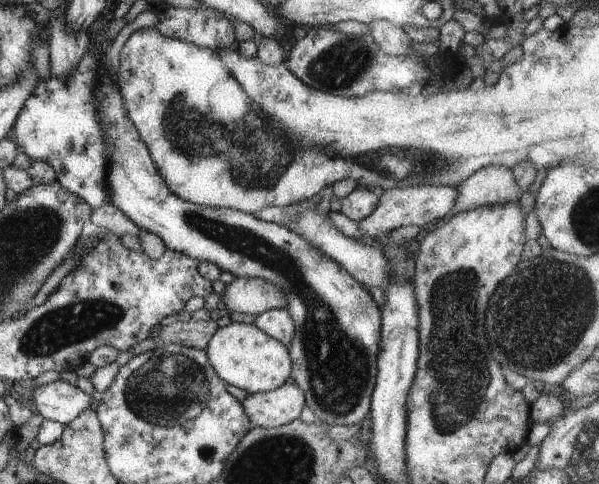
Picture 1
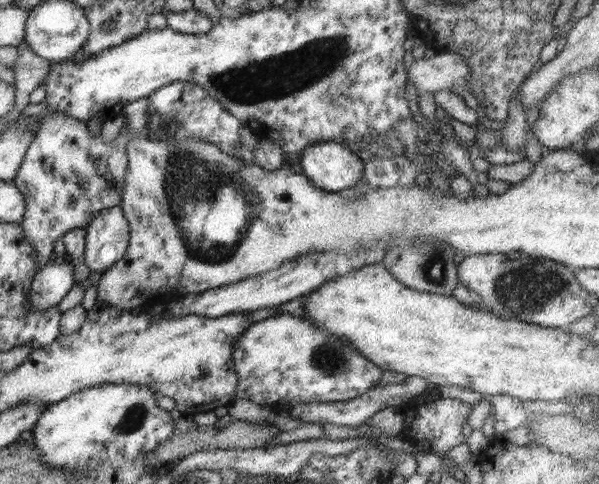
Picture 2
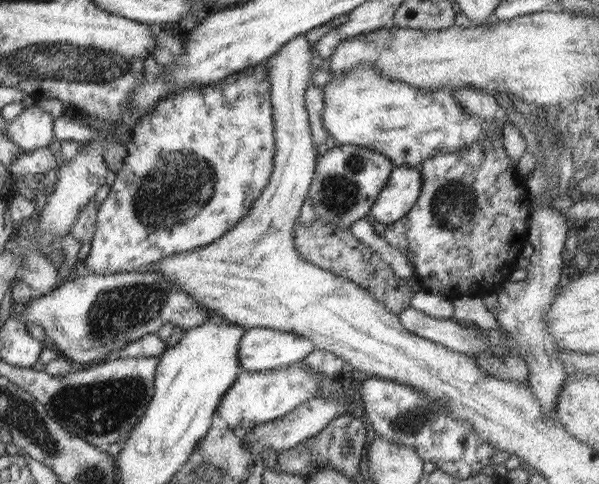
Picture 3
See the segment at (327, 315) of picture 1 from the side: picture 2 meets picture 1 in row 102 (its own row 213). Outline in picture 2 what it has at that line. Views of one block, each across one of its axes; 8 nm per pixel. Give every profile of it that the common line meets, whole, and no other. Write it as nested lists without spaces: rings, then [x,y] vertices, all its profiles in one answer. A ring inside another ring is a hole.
[[[121,206],[106,208],[98,212],[85,228],[83,261],[92,272],[107,271],[125,255],[129,238],[129,223]]]

